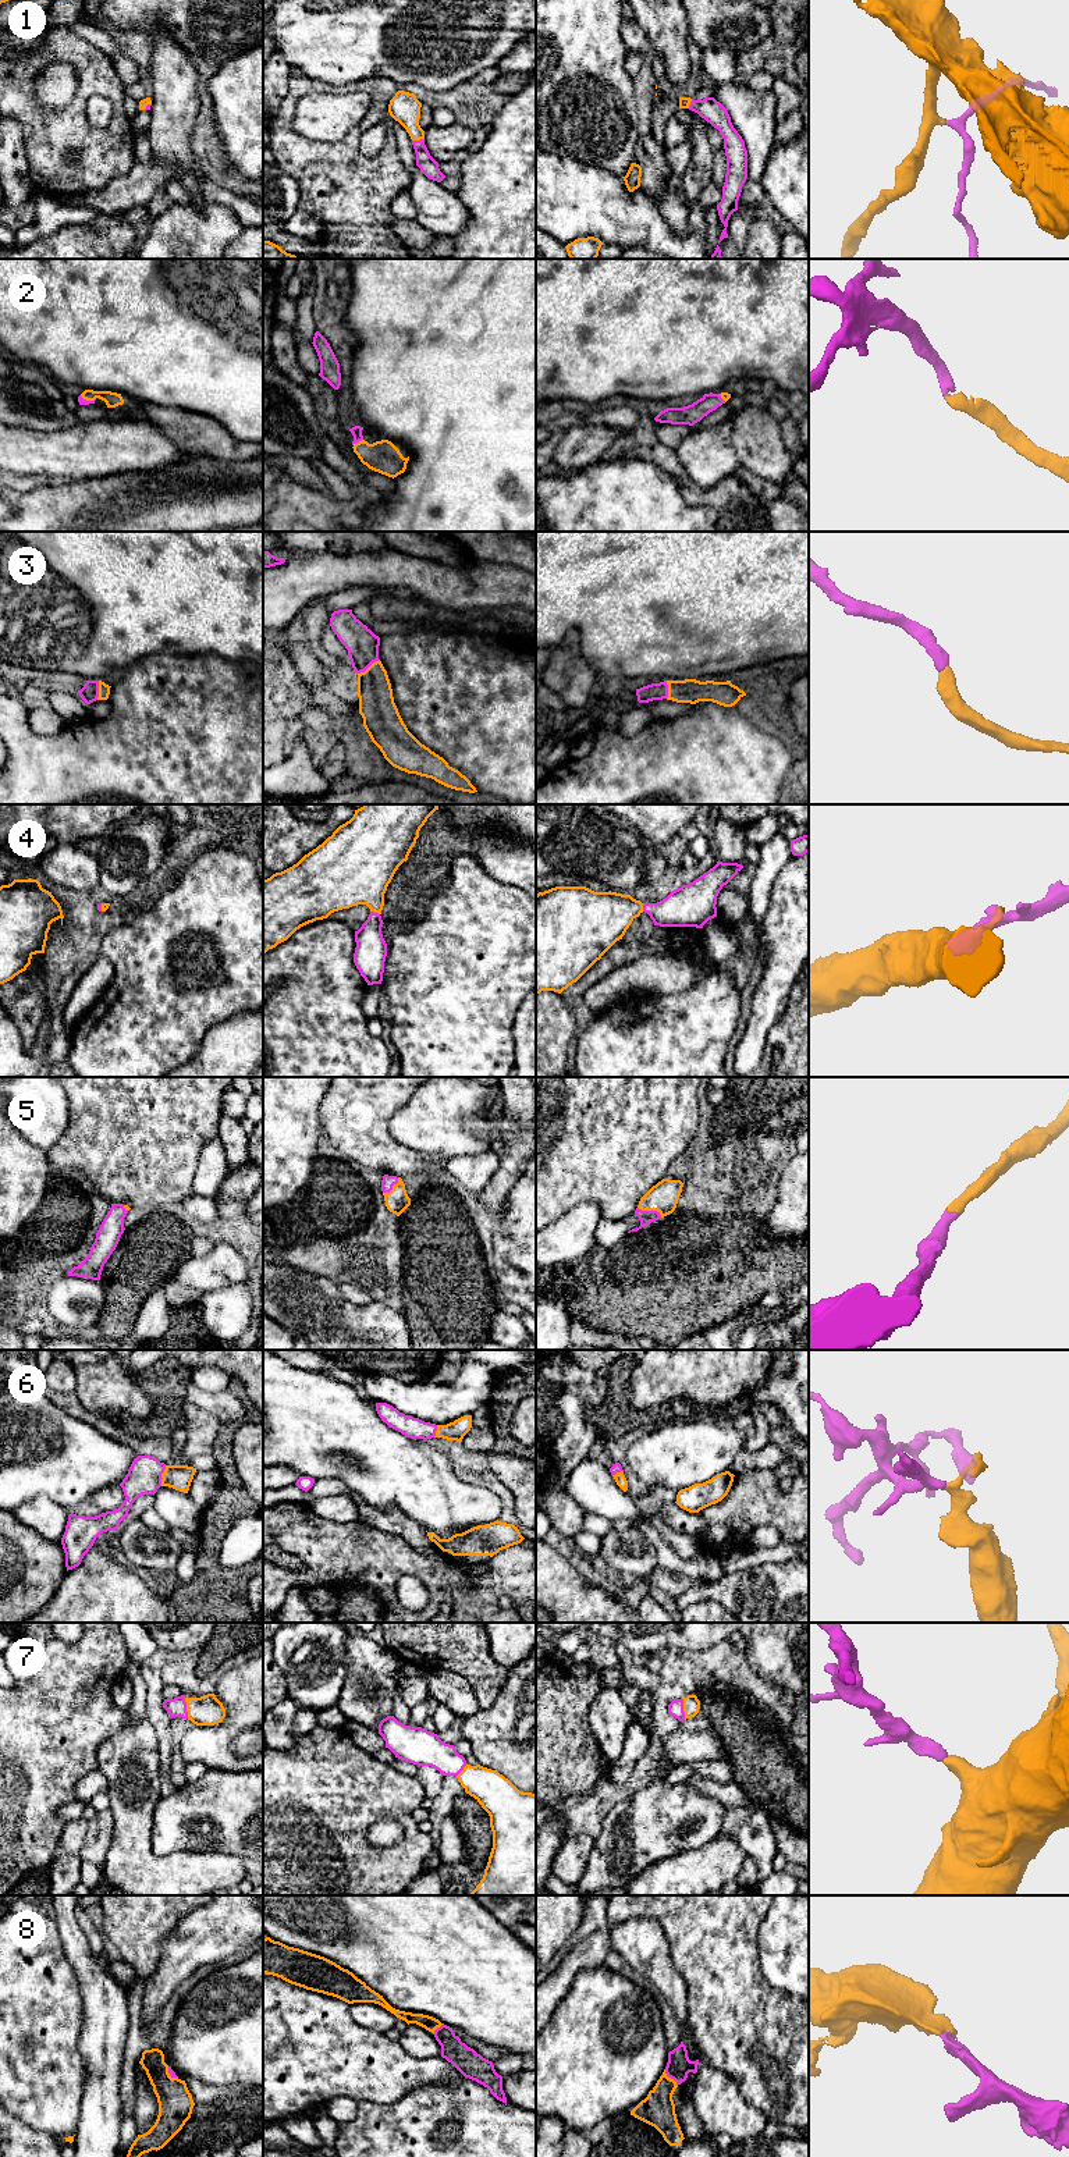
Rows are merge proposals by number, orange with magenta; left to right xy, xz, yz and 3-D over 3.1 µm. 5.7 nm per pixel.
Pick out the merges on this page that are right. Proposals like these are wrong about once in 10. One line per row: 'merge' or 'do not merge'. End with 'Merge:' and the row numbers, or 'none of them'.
1: merge
2: merge
3: merge
4: merge
5: merge
6: merge
7: merge
8: merge
Merge: 1, 2, 3, 4, 5, 6, 7, 8

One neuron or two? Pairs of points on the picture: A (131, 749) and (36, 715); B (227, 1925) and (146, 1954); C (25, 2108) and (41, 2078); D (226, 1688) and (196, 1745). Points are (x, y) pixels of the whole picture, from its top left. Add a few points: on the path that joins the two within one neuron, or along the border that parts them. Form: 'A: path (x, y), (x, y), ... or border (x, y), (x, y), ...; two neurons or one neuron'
A: border (64, 724), (52, 735), (39, 735), (29, 725); two neurons
B: border (177, 1922), (162, 1941), (159, 1964), (146, 1979); two neurons
C: path (32, 2102), (41, 2093), (41, 2085); one neuron
D: path (231, 1706), (233, 1723), (215, 1741); one neuron

